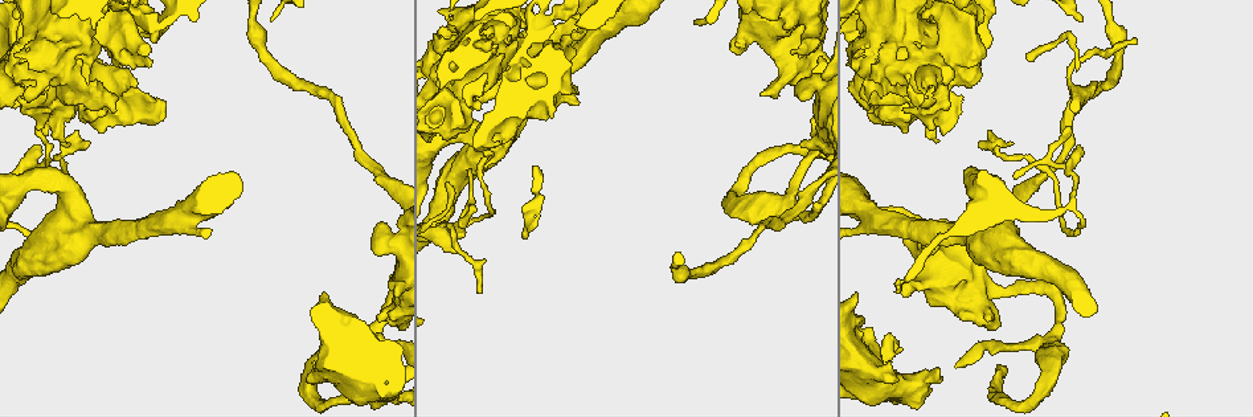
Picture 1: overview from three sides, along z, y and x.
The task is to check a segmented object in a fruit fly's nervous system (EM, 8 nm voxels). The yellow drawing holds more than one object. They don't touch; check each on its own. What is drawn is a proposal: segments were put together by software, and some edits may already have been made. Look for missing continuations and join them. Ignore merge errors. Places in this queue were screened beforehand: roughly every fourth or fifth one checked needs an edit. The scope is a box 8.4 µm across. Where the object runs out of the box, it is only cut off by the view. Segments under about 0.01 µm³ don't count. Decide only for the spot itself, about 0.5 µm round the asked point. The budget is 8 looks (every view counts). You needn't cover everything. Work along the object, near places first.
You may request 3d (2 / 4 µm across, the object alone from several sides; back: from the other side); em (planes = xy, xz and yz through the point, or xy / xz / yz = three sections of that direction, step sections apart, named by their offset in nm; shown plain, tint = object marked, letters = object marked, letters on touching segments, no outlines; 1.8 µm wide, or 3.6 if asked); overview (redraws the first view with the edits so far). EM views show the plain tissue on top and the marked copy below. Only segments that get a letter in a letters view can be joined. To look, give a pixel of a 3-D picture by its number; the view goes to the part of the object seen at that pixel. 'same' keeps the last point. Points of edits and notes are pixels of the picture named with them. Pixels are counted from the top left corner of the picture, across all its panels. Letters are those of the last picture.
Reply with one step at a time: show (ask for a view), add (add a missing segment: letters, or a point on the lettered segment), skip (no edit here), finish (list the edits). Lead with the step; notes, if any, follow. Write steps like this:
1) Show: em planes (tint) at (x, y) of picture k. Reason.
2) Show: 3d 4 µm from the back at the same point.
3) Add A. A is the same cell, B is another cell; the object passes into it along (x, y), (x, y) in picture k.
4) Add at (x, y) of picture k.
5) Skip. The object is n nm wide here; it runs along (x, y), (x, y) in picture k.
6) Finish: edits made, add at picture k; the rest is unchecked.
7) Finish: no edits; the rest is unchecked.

Show: em 3.6 µm planes (letters) at (498, 75) of picture 1.

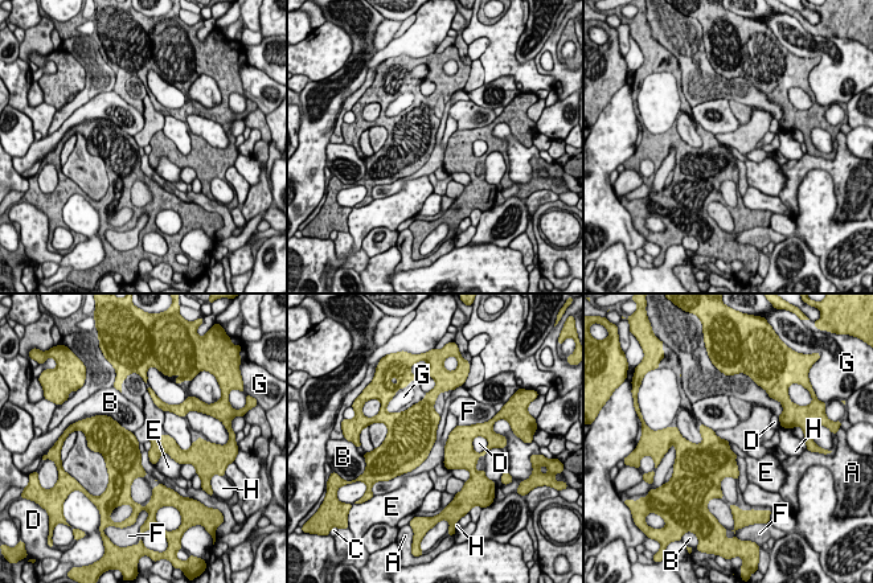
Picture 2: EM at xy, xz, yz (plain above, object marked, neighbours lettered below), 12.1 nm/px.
Skip. A, B, C, D, E, F, G and H are other cells; none of them fits.

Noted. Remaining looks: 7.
Show: 3d 4 µm at (804, 48) of picture 1. Sudden change in width.

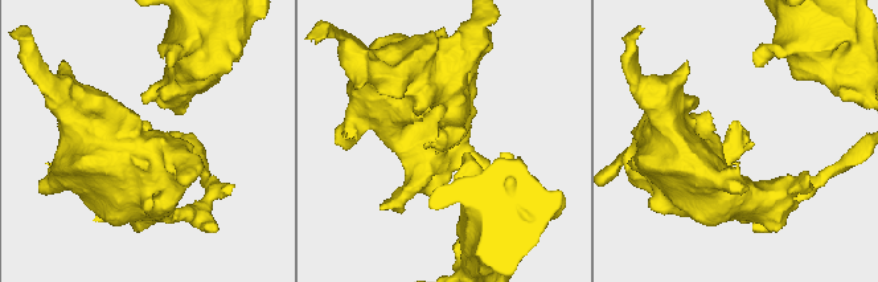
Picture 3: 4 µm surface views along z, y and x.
Show: em yz step 8 (tint) at (738, 139) of picture 3. Now the EM.

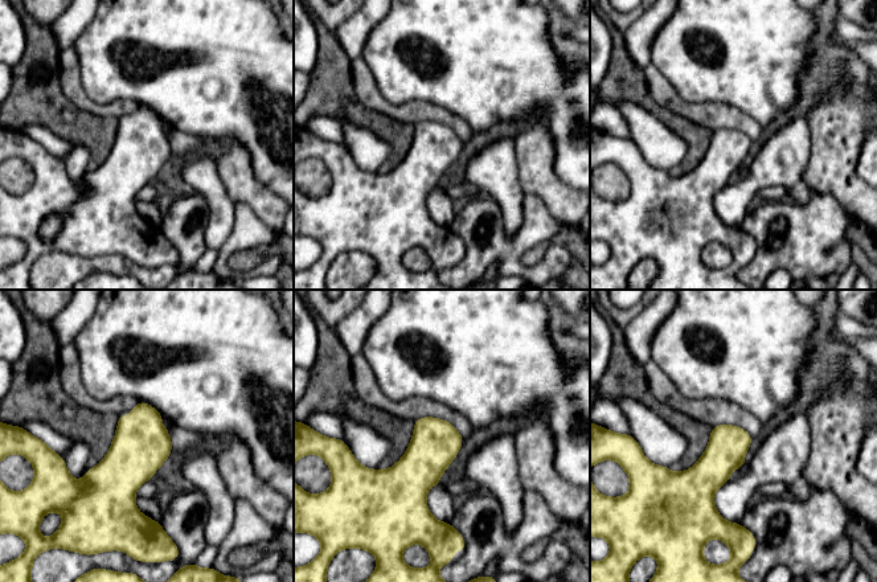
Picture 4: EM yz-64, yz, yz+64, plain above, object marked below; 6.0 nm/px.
Show: em planes (letters) at the same point.

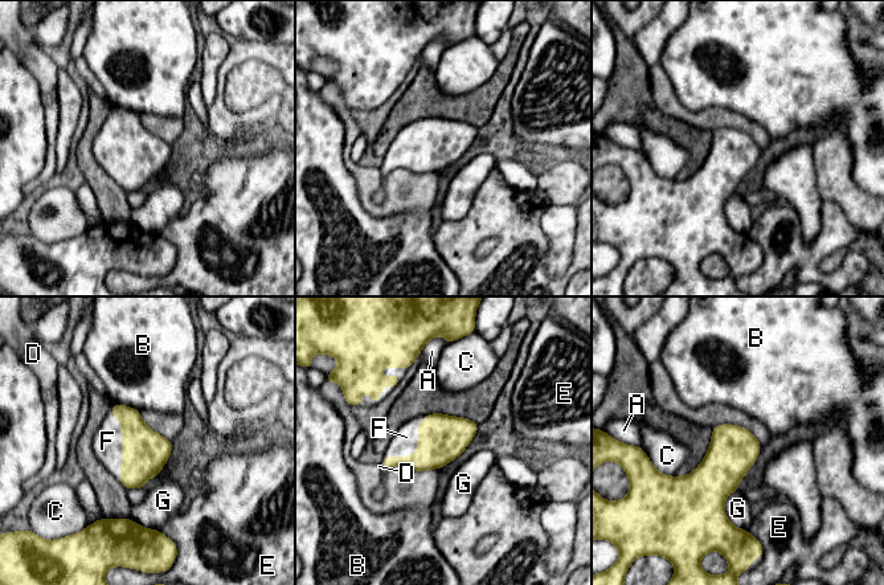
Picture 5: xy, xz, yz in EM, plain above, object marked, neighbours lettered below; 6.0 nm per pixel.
Add F. The object is 280 nm wide here; F is the same cell, A, B, C, D, E and G are other cells; the object passes into it along (144, 453), (122, 445), (107, 441) in picture 5; it goes on there.

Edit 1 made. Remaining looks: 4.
Show: overview. See it whole again.

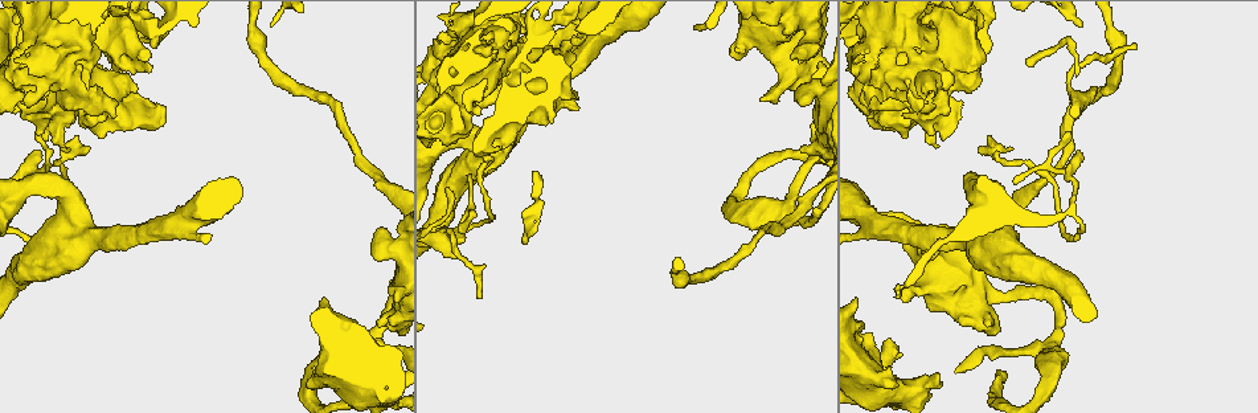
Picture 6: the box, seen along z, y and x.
Show: 3d 4 µm at (1093, 88) of picture 6. Branch stops here.

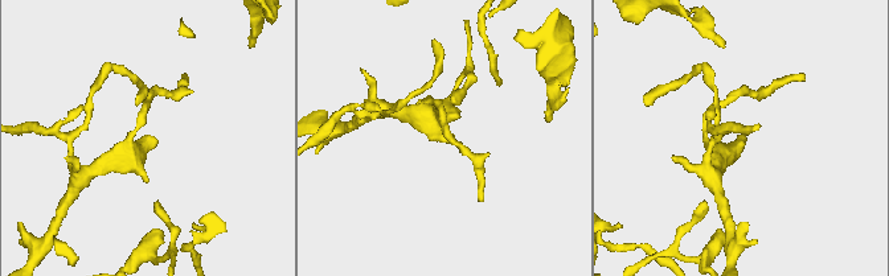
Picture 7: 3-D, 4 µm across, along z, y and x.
Show: em 3.6 µm yz step 4 (letters) at (155, 137) of picture 7. Now the EM.

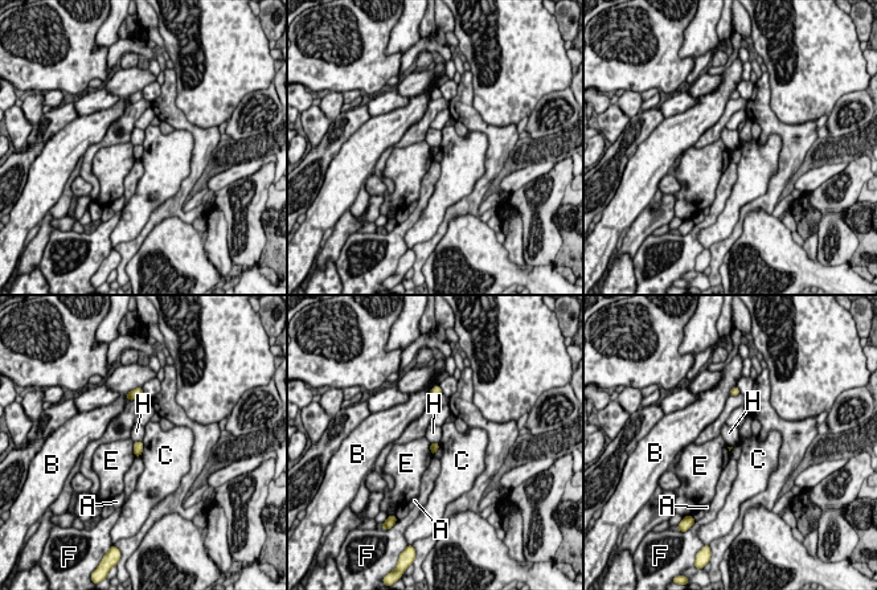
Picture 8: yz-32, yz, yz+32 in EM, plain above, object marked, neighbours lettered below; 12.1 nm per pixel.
Show: em 3.6 µm planes (letters) at the same point. Cut it another way.

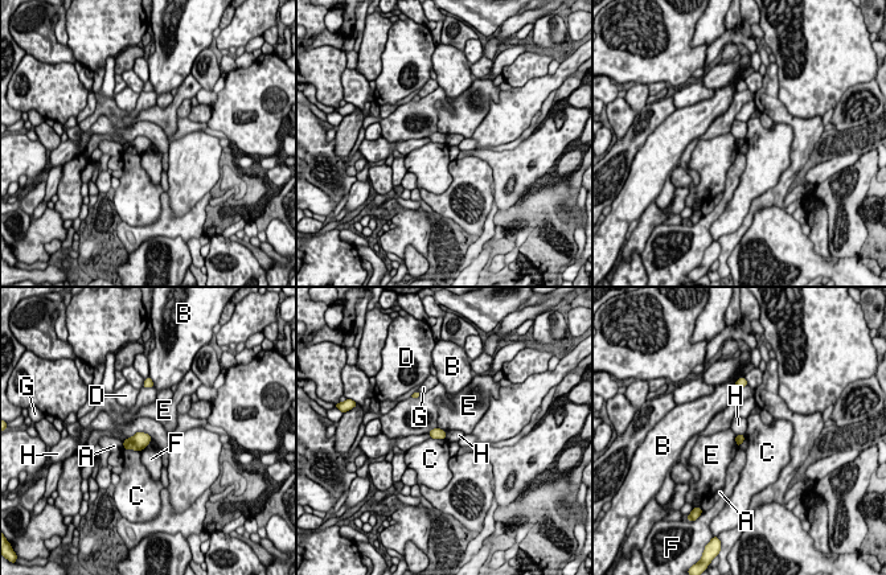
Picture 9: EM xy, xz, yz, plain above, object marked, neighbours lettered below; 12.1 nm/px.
Skip. A, B, C, D, E, F, G and H are other cells; a border runs along (152, 439), (135, 432), (123, 442) in picture 9; none of them fits.

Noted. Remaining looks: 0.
Finish: edits made, add at picture 5; the rest is unchecked.

